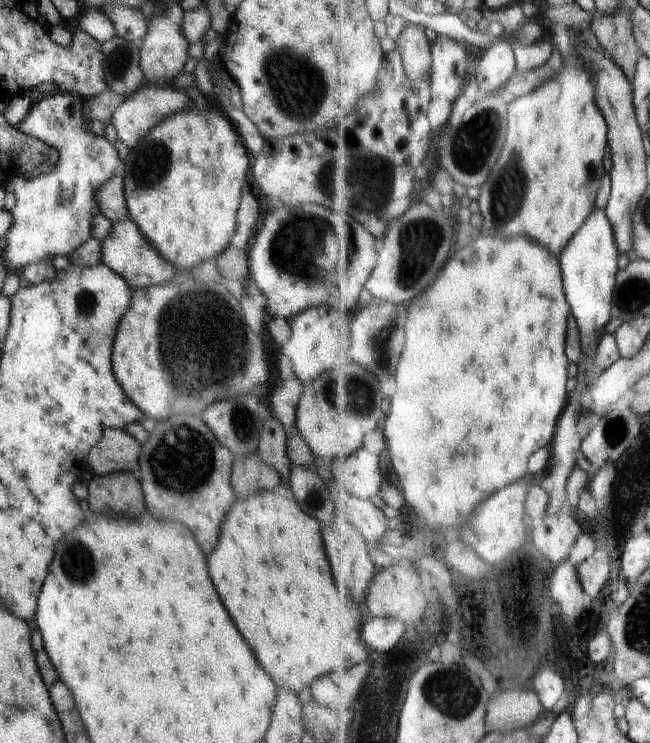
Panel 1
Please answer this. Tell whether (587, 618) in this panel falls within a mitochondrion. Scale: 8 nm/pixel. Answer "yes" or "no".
no

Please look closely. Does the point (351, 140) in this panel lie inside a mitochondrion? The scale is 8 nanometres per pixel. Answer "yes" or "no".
no

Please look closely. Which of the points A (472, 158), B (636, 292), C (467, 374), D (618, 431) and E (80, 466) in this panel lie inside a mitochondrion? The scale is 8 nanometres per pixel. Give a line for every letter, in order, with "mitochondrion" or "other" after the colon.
A: mitochondrion
B: mitochondrion
C: other
D: mitochondrion
E: other

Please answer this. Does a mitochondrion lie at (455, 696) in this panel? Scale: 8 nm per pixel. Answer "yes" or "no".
yes

